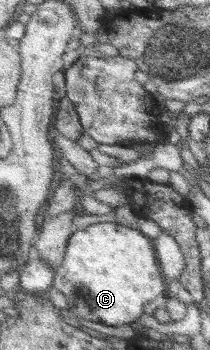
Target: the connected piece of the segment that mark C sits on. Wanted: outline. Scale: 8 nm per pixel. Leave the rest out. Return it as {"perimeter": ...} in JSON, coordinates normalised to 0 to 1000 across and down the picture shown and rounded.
{"perimeter":[[[486,634],[357,663],[252,820],[324,851],[376,906],[514,931],[619,929],[695,897],[714,863],[795,849],[771,766],[733,683],[552,634]]]}

